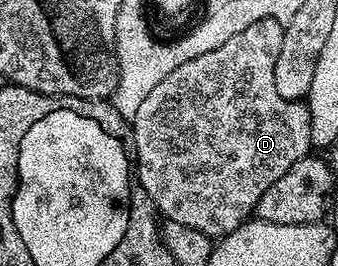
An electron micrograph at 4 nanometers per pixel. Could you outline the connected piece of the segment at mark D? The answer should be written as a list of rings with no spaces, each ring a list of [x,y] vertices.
[[[265,18],[256,20],[248,24],[232,40],[224,40],[220,48],[212,52],[204,52],[204,56],[196,56],[196,60],[188,60],[188,64],[180,64],[176,72],[170,72],[160,80],[162,86],[150,93],[150,98],[142,101],[142,109],[138,109],[137,116],[132,118],[132,129],[134,131],[134,160],[138,165],[137,185],[154,201],[154,209],[166,222],[184,224],[188,228],[196,228],[196,232],[204,232],[211,240],[223,238],[225,234],[231,234],[236,228],[240,228],[242,223],[247,221],[257,211],[260,196],[292,168],[302,158],[307,157],[312,150],[312,139],[314,137],[314,119],[310,112],[310,107],[305,101],[296,99],[285,99],[276,90],[276,79],[273,70],[276,68],[276,60],[280,56],[280,48],[284,44],[284,32],[286,31],[283,23],[277,22],[275,18]]]

